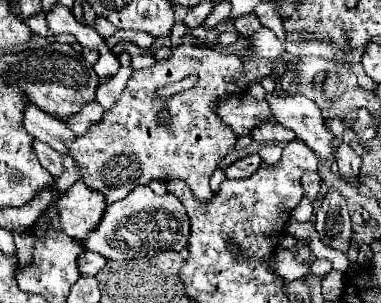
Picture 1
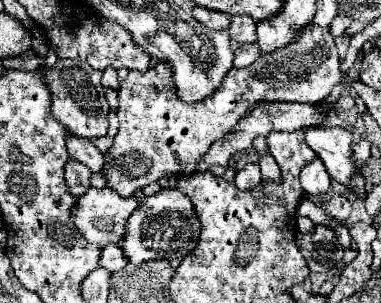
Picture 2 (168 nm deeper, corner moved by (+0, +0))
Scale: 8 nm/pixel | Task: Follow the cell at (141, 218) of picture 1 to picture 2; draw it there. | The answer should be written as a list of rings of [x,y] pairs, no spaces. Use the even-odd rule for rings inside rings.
[[[161,189],[157,195],[145,197],[143,193],[135,193],[143,205],[137,213],[131,215],[131,221],[127,223],[127,237],[145,237],[149,233],[151,237],[145,237],[145,249],[123,249],[127,253],[129,263],[143,263],[153,259],[183,259],[185,255],[195,249],[199,241],[201,223],[197,219],[195,207],[191,199],[181,193],[181,189]]]

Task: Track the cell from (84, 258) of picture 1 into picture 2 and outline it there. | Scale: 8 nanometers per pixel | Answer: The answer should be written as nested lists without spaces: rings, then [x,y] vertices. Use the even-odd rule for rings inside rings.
[[[107,245],[107,247],[103,247],[101,259],[99,259],[99,267],[115,273],[115,271],[123,269],[125,265],[127,265],[127,257],[123,255],[121,245]]]

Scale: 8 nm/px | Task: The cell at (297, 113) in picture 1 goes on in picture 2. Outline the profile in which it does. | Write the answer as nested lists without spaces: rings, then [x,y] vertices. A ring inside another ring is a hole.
[[[319,127],[305,131],[307,145],[323,161],[333,181],[345,185],[349,191],[365,197],[365,179],[361,169],[353,163],[353,135],[341,127]]]

